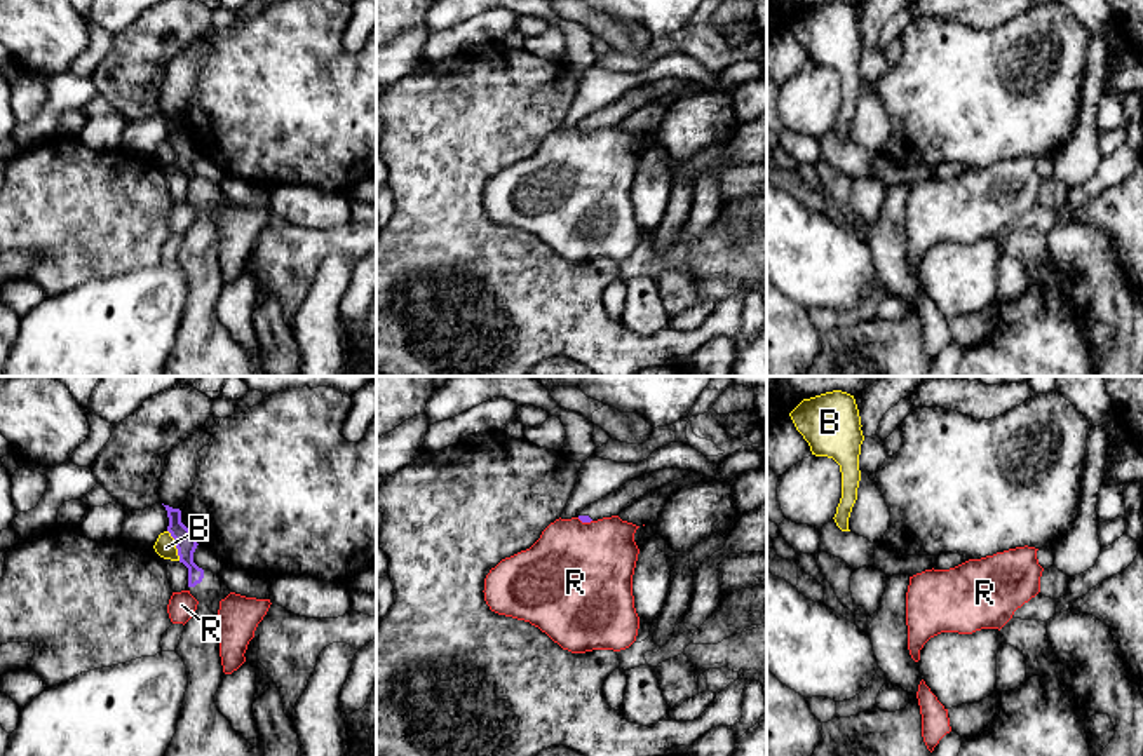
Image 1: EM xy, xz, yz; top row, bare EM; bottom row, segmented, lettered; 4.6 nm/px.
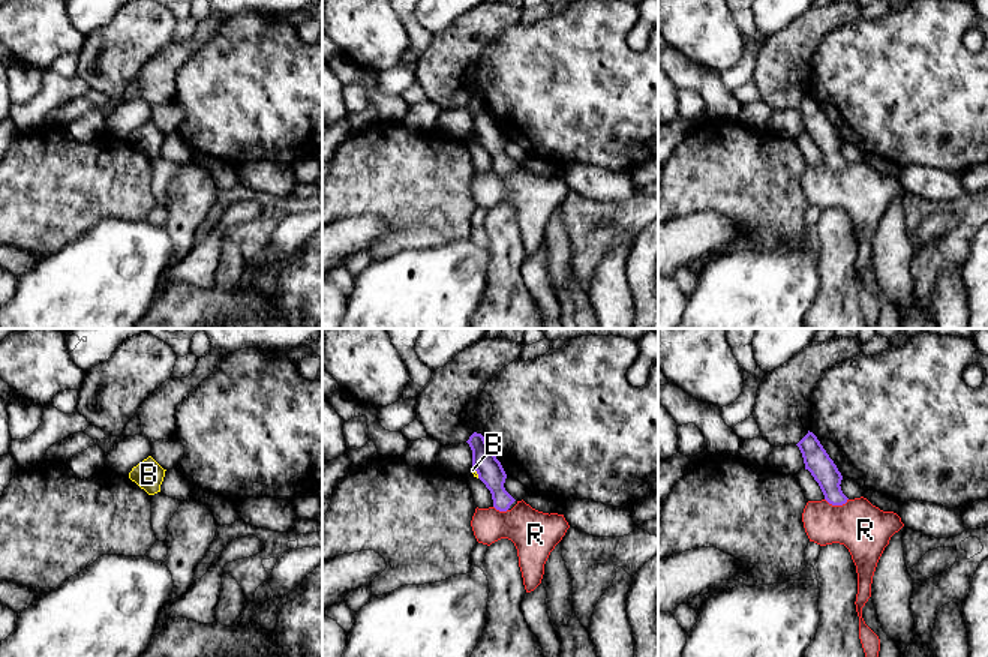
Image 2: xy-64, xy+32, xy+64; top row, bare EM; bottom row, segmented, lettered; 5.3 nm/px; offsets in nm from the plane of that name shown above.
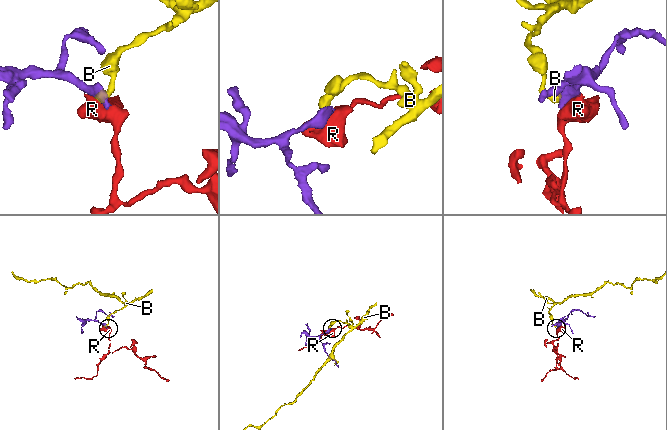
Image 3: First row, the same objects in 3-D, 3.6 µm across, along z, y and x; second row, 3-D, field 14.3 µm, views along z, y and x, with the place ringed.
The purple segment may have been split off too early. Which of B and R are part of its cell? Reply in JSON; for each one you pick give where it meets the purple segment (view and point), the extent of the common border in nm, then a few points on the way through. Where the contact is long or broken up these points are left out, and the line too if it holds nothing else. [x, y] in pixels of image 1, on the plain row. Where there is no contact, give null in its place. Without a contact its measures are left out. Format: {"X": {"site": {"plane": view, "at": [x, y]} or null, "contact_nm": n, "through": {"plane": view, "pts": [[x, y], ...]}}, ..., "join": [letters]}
{"join": []}

